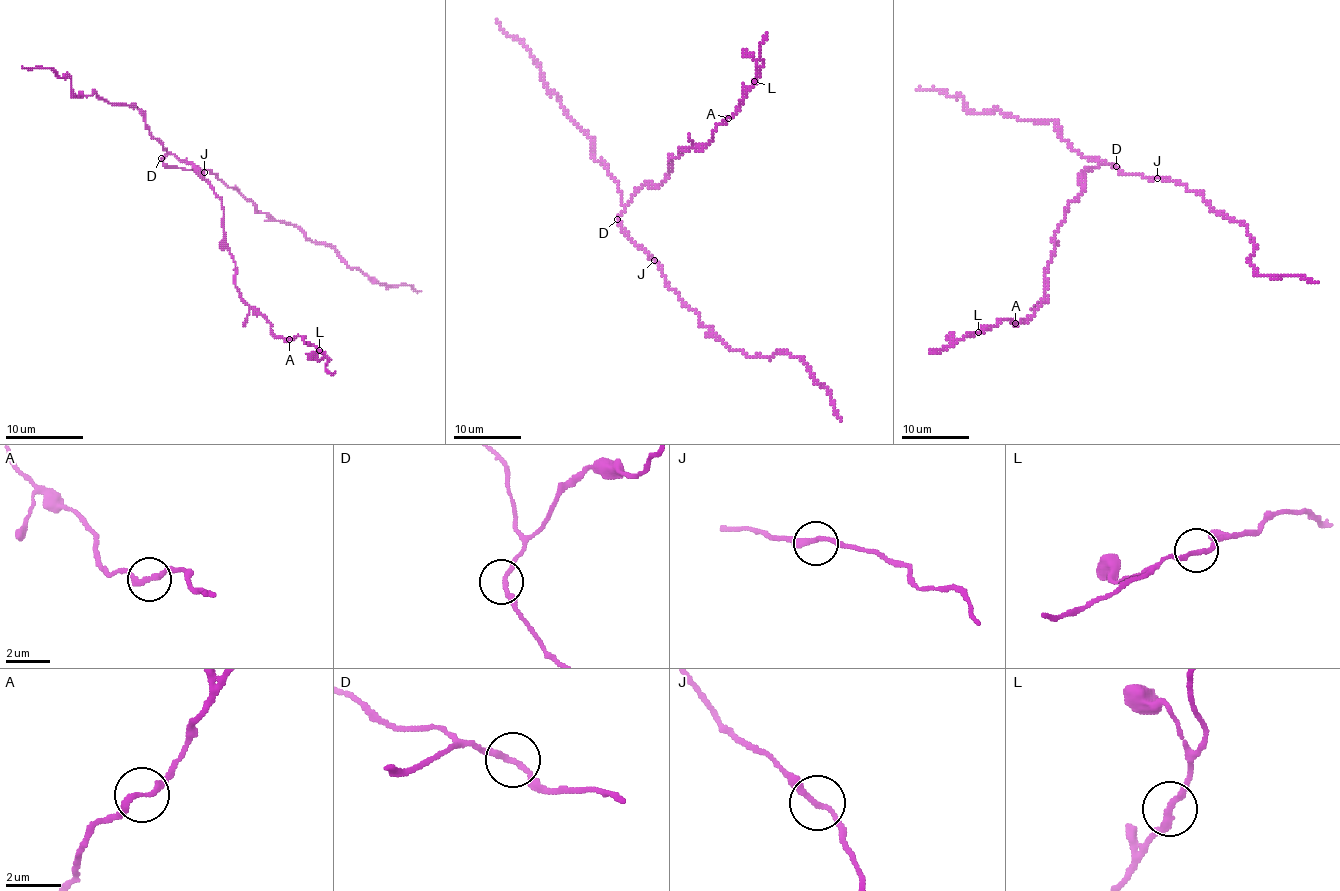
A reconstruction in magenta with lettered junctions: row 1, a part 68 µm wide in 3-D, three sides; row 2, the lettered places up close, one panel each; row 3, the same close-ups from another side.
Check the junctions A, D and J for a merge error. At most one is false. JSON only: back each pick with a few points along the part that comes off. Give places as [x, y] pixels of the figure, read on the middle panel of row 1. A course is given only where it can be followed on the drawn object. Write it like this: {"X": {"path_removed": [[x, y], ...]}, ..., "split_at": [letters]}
{"split_at": []}

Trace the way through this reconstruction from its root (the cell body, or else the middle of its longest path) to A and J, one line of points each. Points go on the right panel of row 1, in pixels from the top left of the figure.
A: (1116, 166), (1101, 163), (1082, 172), (1084, 188), (1069, 204), (1055, 232), (1045, 300), (1027, 320), (1015, 323)
J: (1116, 166), (1125, 173), (1157, 178)

